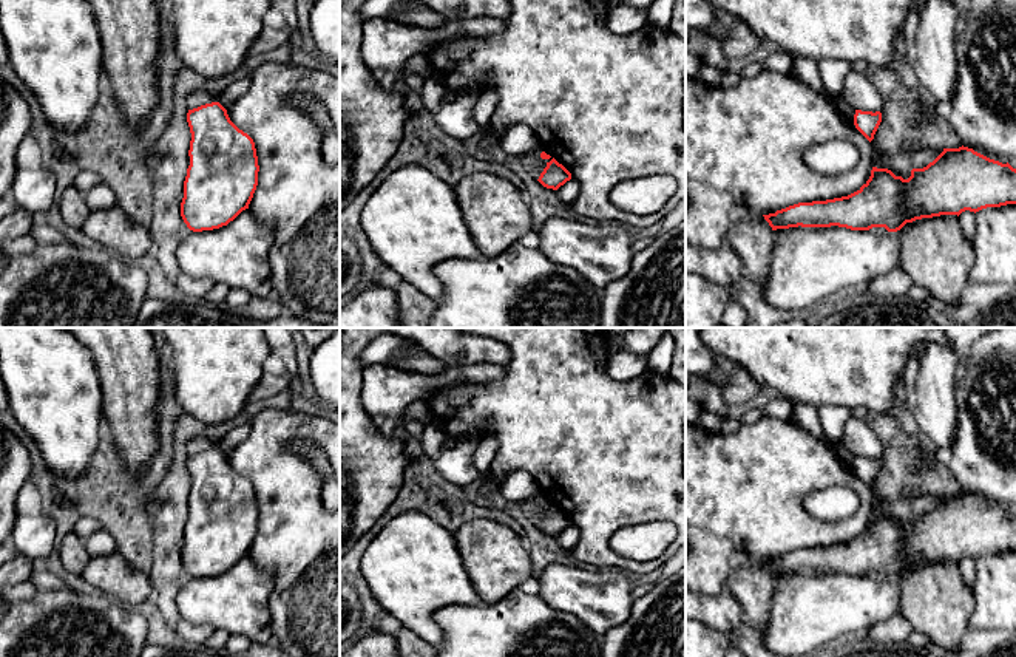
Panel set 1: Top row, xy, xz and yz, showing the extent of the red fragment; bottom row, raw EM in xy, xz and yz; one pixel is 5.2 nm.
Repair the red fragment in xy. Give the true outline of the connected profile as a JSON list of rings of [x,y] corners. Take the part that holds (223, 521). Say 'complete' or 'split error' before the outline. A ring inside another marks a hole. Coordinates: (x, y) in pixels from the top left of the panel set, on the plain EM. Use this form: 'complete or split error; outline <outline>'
complete; outline [[[219,448],[188,456],[190,512],[181,563],[193,578],[227,572],[249,555],[258,532],[253,485],[239,476]]]

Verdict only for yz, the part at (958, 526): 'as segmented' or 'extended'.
as segmented

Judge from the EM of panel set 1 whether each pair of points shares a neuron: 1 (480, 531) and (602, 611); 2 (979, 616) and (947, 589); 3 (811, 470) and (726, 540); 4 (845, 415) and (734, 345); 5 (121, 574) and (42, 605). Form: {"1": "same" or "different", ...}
{"1": "different", "2": "different", "3": "same", "4": "different", "5": "different"}

